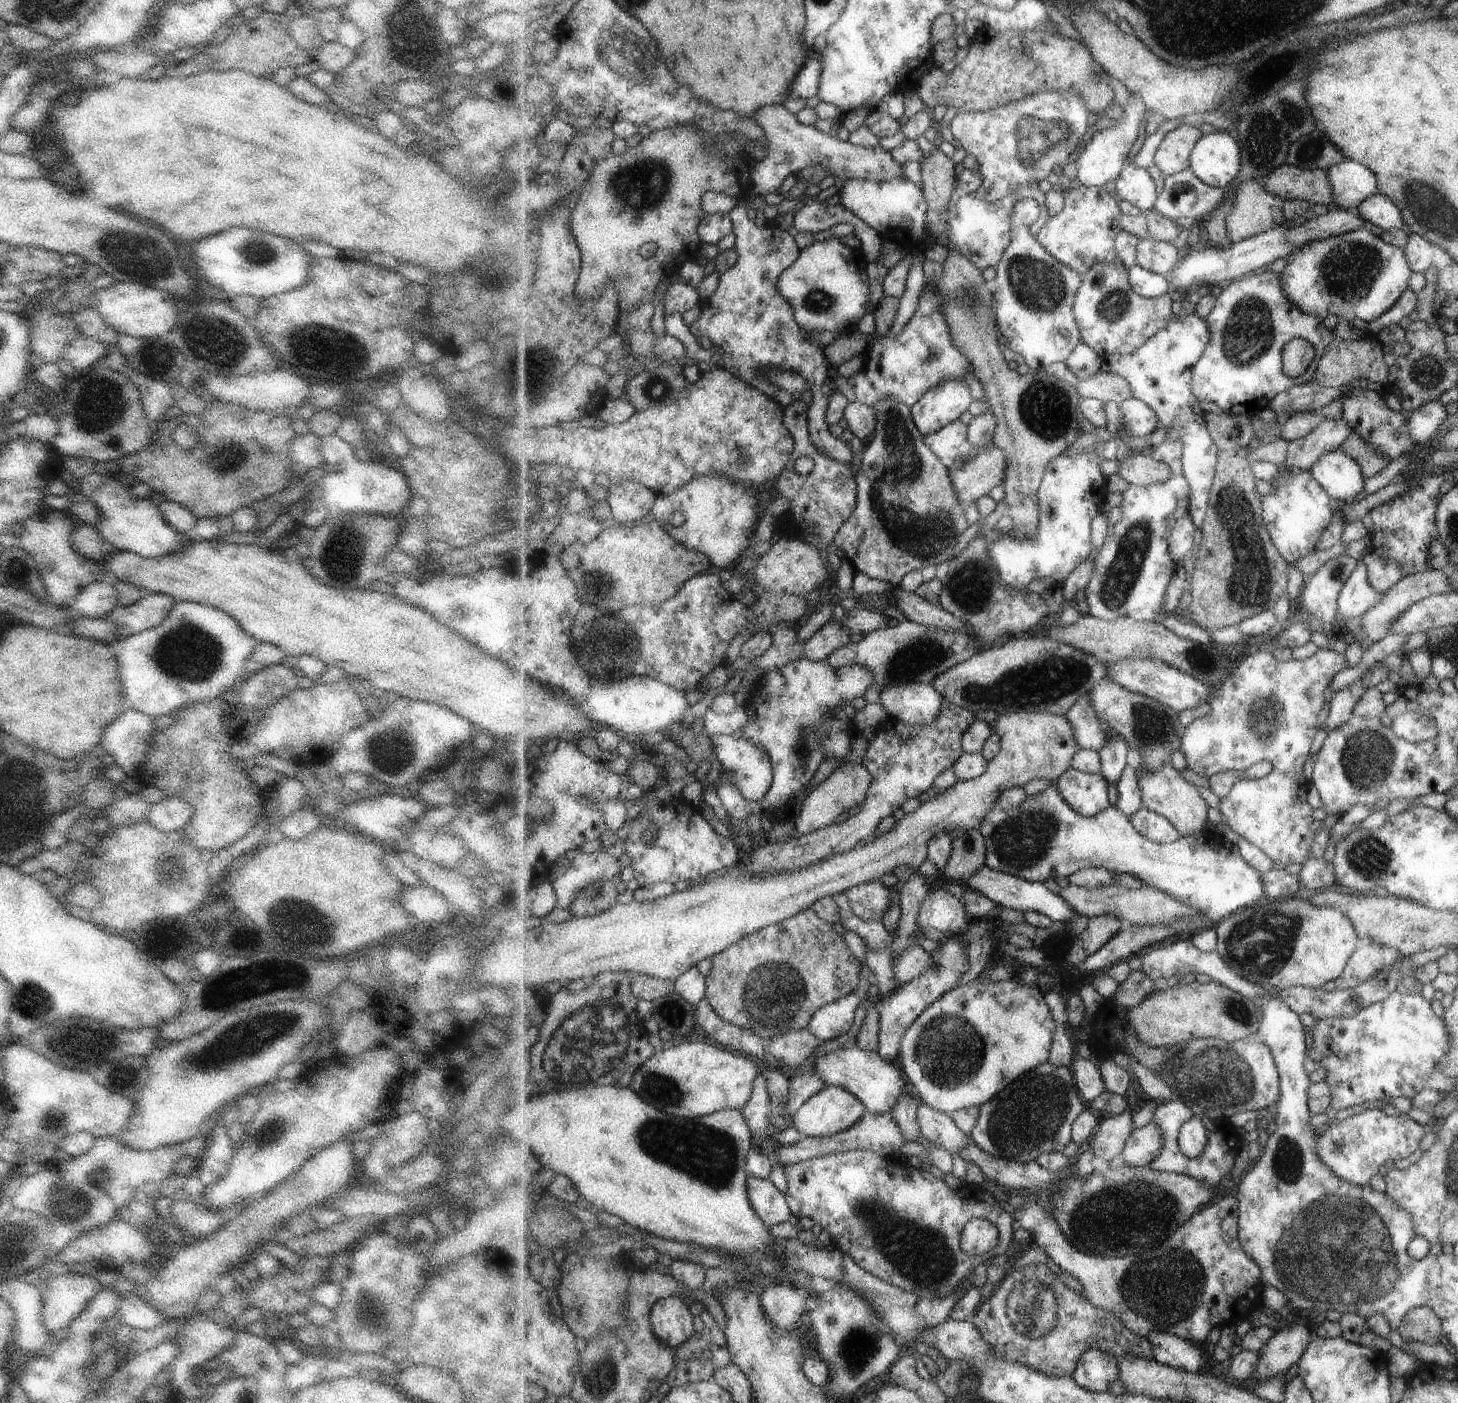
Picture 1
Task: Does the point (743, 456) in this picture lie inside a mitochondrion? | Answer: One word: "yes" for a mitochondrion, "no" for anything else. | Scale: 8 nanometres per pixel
yes

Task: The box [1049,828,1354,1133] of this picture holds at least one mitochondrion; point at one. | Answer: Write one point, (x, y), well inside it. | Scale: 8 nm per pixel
(1209, 1074)

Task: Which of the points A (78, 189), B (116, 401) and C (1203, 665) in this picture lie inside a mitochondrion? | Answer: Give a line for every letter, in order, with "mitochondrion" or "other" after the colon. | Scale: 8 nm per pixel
A: other
B: mitochondrion
C: mitochondrion

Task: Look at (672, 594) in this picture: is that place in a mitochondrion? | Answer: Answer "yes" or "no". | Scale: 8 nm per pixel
no

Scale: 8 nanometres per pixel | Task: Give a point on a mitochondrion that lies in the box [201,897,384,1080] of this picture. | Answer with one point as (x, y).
(302, 926)

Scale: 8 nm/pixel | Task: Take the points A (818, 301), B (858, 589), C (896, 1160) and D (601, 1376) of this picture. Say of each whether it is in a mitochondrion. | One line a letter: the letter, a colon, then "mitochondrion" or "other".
A: mitochondrion
B: other
C: other
D: mitochondrion

